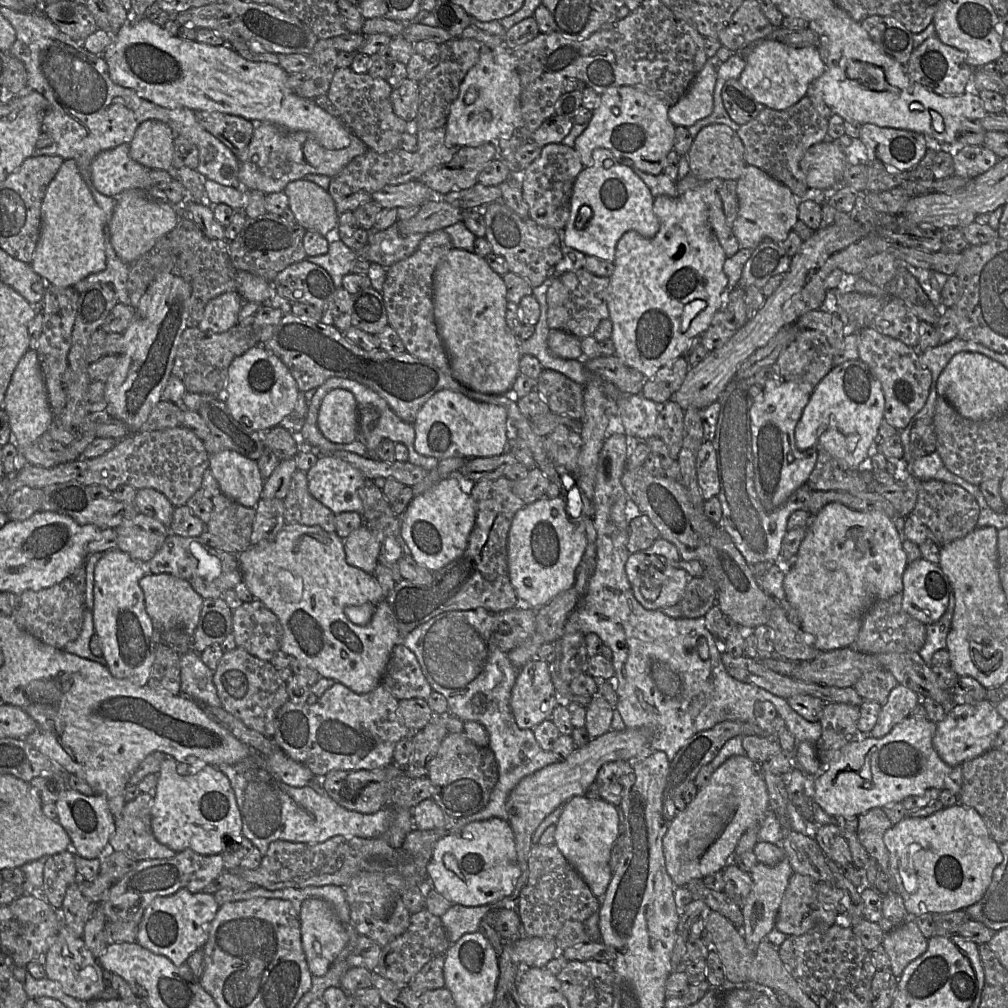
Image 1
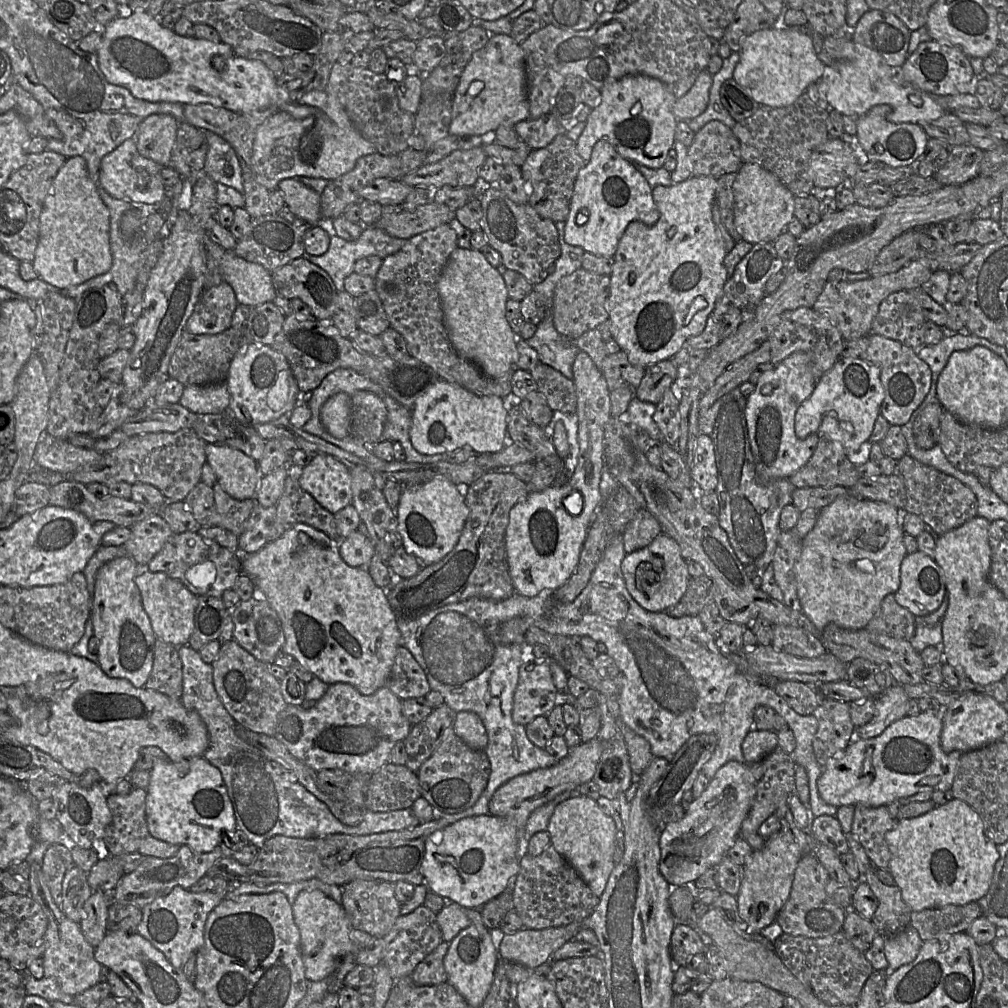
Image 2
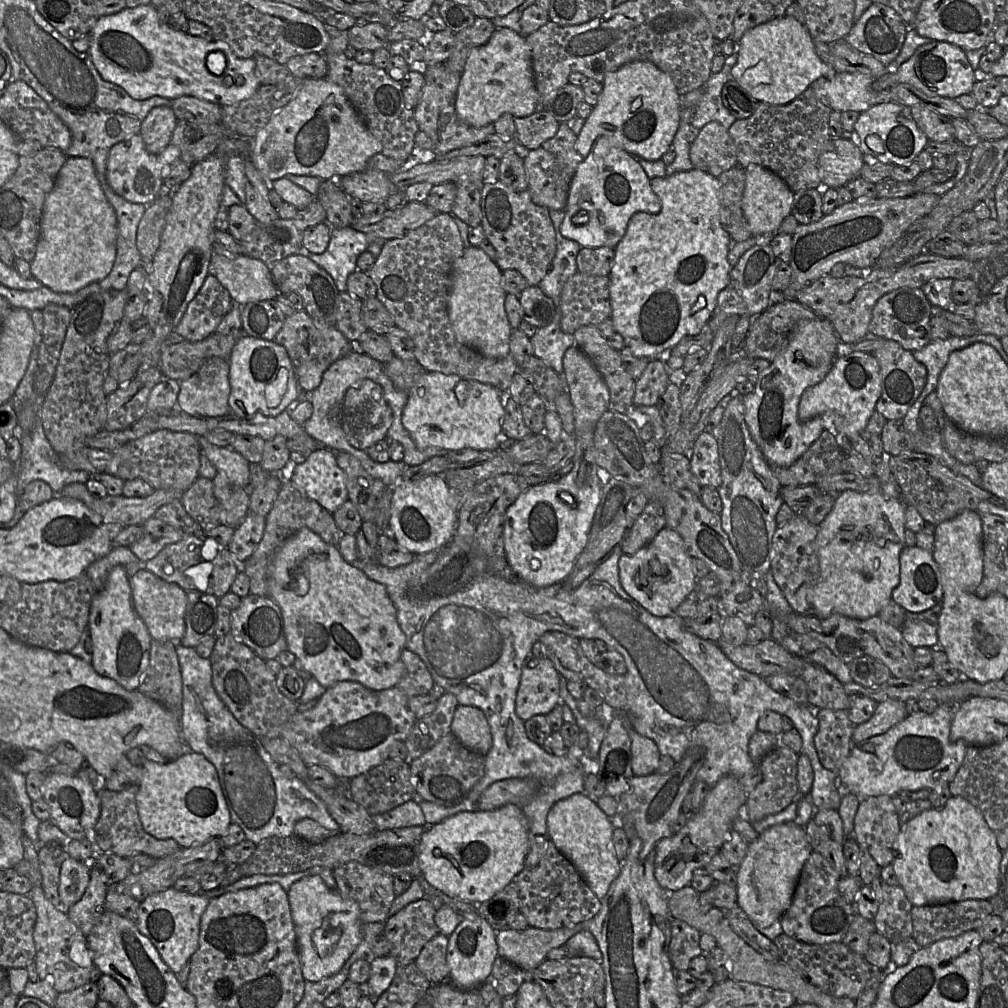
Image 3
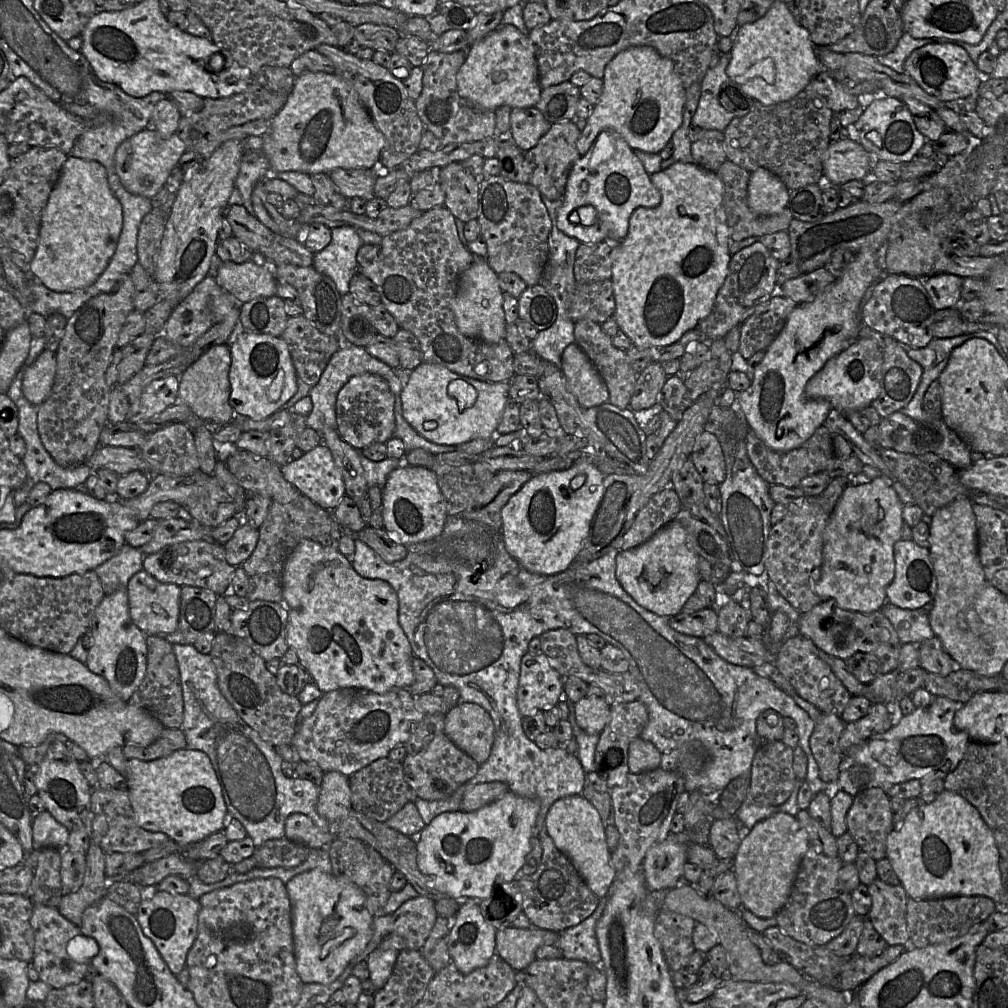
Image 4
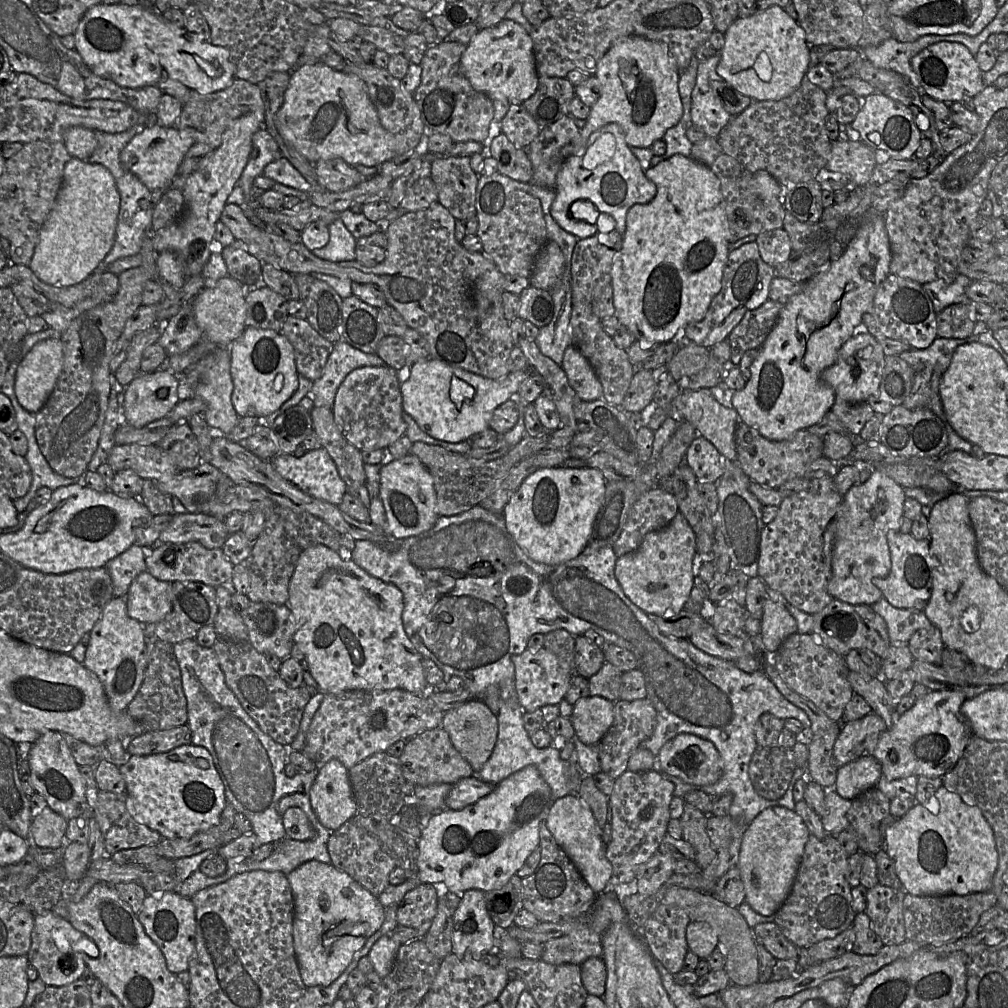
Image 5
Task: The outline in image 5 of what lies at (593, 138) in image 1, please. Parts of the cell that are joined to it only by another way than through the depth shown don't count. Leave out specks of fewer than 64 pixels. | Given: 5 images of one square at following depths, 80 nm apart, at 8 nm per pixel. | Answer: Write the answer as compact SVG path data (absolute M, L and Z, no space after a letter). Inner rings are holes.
M641 36L620 37L599 60L594 76L601 82L601 95L597 103L591 107L585 127L569 144L561 148L562 159L579 153L594 132L609 124L621 127L629 147L649 148L655 141L663 139L665 132L675 126L682 117L683 106L678 88L679 69L668 45L664 42Z

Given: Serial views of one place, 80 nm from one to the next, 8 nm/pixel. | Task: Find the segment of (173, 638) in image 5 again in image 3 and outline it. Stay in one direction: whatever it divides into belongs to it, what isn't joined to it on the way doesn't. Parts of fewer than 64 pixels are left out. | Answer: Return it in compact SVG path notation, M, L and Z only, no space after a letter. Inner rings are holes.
M196 590L186 592L185 634L179 644L195 648L204 638L214 635L220 598Z

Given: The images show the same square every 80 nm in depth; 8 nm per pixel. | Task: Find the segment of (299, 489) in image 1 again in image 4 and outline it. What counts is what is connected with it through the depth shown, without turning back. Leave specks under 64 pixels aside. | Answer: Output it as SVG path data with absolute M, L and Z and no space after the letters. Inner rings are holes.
M299 495L290 503L272 502L268 515L259 528L258 543L251 556L242 564L249 578L246 598L249 601L283 602L284 567L297 545L305 539L311 539L323 546L338 549L343 534L333 512L322 508L306 495Z

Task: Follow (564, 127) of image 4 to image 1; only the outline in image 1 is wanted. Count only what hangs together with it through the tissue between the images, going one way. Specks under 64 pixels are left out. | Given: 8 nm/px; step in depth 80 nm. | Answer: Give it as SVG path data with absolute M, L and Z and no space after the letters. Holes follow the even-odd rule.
M562 143L543 146L539 157L523 172L522 193L529 206L530 218L545 228L564 229L570 214L573 185L583 169L580 157L573 147Z

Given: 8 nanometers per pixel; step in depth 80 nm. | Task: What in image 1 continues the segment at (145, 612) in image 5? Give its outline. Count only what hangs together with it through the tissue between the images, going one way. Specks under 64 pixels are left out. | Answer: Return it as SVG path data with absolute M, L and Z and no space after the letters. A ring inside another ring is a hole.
M147 573L140 579L139 585L144 594L146 612L158 632L182 628L189 635L193 636L204 599L187 580L167 573Z

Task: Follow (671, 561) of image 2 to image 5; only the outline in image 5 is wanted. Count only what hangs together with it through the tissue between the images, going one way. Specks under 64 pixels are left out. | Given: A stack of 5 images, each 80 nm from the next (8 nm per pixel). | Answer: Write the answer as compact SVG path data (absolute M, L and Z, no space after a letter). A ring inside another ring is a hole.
M679 511L668 525L646 534L635 551L617 557L614 573L624 594L637 607L648 615L672 617L684 609L698 563L695 533Z

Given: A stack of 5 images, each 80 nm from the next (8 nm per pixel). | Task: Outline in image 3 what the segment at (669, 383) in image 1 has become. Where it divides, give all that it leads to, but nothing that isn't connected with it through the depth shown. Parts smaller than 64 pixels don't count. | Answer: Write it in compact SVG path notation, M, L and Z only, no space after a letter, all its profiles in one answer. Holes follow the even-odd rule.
M660 359L649 361L641 377L635 383L633 405L654 406L669 384L668 369Z

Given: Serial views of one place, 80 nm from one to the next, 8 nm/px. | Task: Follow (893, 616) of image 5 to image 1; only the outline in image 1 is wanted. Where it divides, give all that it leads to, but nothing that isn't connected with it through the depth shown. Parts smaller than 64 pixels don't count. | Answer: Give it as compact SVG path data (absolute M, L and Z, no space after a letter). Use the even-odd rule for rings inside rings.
M951 586L947 610L937 622L926 624L926 640L923 647L918 652L925 663L930 667L934 666L932 664L933 654L947 646L947 635L951 627L954 608L955 597Z

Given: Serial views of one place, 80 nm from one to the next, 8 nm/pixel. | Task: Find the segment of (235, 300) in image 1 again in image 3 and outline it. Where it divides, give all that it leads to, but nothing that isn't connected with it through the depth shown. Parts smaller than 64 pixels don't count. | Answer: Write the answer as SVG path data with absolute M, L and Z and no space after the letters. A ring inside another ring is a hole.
M209 274L173 332L190 342L201 341L216 332L232 308L233 300L227 289Z

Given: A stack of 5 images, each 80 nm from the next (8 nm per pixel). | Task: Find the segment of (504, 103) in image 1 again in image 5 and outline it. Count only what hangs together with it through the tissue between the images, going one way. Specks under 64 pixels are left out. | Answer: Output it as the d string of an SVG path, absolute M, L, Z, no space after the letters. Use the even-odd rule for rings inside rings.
M503 19L495 26L480 29L461 57L461 69L471 86L491 99L508 99L522 104L538 87L538 73L530 34L517 22Z

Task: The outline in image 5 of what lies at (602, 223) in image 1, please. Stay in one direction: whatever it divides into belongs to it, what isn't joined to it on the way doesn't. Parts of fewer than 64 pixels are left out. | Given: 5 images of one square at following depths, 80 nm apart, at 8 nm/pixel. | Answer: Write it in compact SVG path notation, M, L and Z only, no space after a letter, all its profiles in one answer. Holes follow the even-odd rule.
M609 124L594 132L579 153L564 160L557 175L556 197L551 205L551 214L561 228L578 239L584 239L596 234L597 227L594 220L575 219L573 212L592 209L596 214L595 220L599 213L606 213L613 218L615 230L623 236L628 210L635 204L651 202L656 193L655 184L646 177L639 160L626 143L621 127Z

